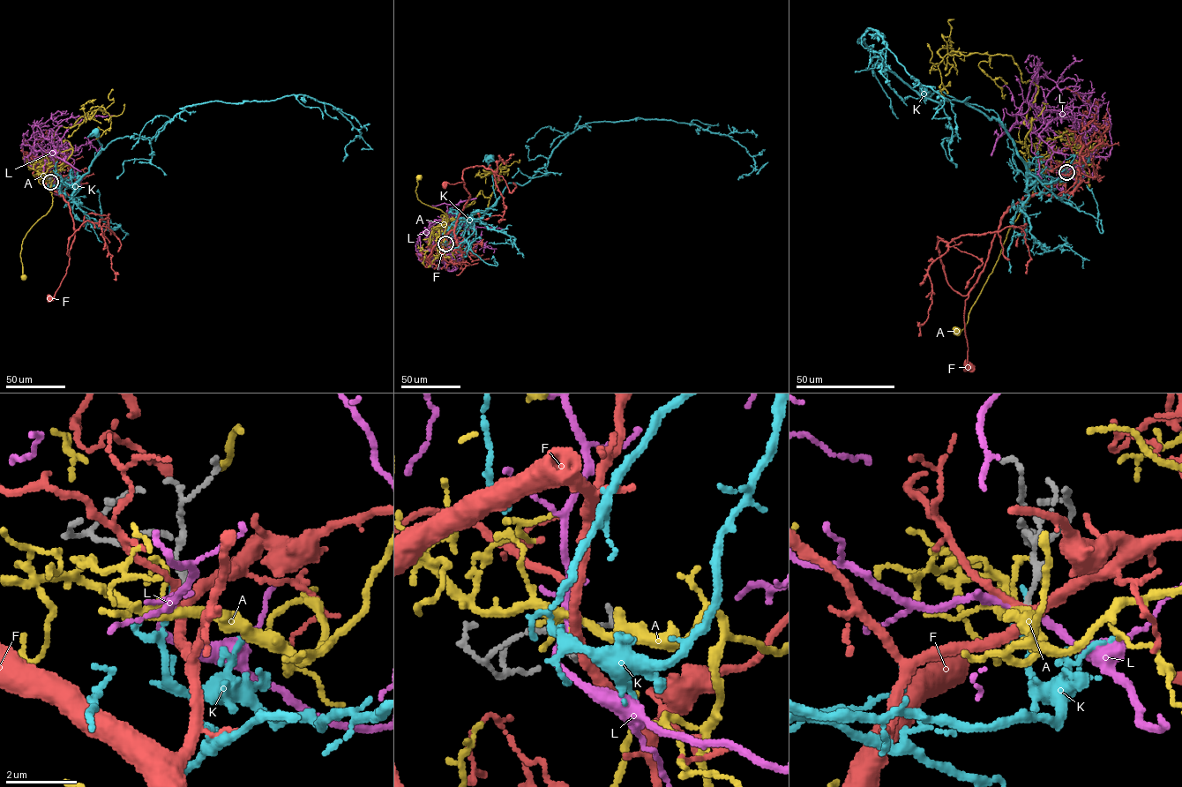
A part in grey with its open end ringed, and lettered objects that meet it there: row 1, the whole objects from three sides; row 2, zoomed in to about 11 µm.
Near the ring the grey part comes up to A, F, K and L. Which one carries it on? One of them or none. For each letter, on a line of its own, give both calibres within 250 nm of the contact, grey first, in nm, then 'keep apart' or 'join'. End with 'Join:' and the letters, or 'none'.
A: calibres 120 and 160 nm; keep apart
F: calibres 140 and 260 nm; keep apart
K: calibres 100 and 120 nm; keep apart
L: calibres 110 and 150 nm; keep apart
Join: none

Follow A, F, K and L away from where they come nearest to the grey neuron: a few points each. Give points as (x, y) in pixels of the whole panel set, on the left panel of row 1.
A: (50, 182), (41, 180), (48, 168), (66, 160), (38, 180), (52, 193), (52, 205), (22, 241), (25, 277)
F: (50, 181), (50, 188), (62, 196), (70, 207), (74, 239), (69, 250), (66, 273), (54, 296), (48, 297)
K: (50, 181), (55, 185), (65, 183), (74, 184), (88, 171), (101, 147), (97, 133), (93, 134), (95, 131)
L: (50, 182), (57, 174), (53, 153), (31, 149), (45, 152), (41, 150), (51, 138), (62, 133)

